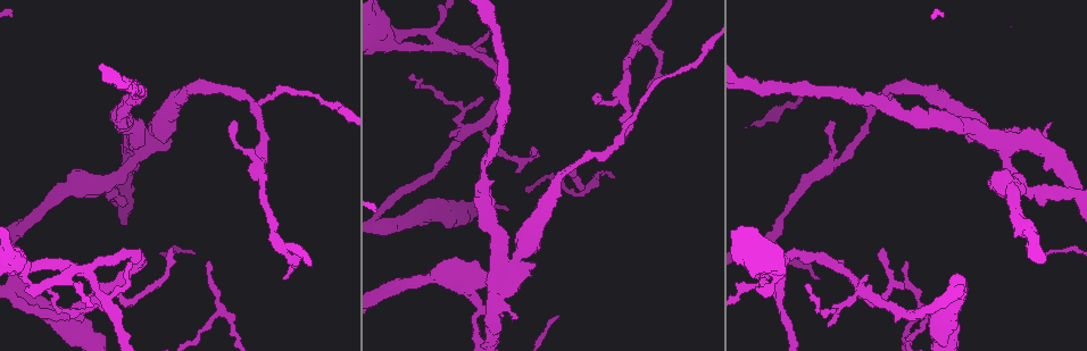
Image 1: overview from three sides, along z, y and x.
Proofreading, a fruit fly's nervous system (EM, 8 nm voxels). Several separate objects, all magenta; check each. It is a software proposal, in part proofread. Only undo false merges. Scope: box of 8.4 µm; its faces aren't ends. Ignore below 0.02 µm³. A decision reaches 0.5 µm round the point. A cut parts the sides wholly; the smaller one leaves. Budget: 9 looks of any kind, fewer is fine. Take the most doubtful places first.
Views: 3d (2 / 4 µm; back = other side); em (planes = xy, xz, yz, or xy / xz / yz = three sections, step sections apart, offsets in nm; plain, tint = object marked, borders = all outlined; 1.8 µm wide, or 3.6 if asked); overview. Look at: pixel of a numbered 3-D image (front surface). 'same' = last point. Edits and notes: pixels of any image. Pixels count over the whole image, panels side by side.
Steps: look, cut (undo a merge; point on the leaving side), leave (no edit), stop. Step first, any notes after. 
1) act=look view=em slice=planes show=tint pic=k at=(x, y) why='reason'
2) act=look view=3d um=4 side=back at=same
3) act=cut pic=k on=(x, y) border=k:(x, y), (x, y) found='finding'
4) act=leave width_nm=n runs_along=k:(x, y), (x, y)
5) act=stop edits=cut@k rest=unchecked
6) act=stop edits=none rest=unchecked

act=look view=3d um=4 pic=1 at=(85, 268) why='four arms meet'

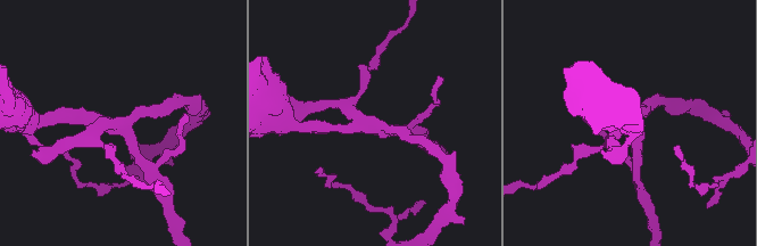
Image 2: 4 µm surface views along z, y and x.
act=look view=em um=3.6 slice=planes show=tint pic=2 at=(374, 128)

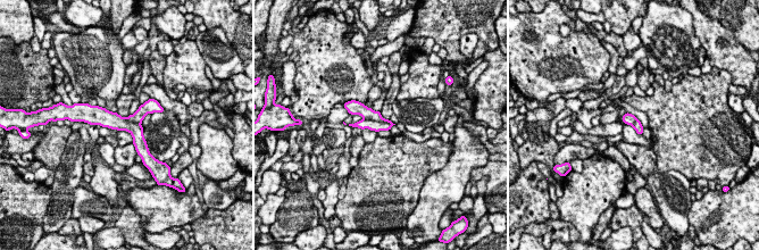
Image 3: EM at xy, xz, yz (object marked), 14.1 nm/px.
act=cut pic=3 on=(363, 124) width_nm=160 part_leaving=3:(94, 117), (127, 125), (144, 150) found='a second cell is stuck on'

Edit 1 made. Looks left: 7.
act=look view=overview

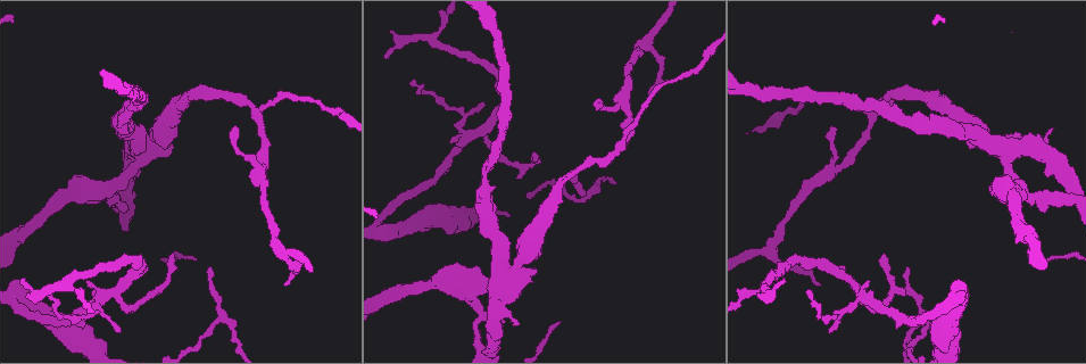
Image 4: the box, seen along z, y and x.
act=look view=em slice=planes show=tint pic=4 at=(1004, 151) why='four arms meet'

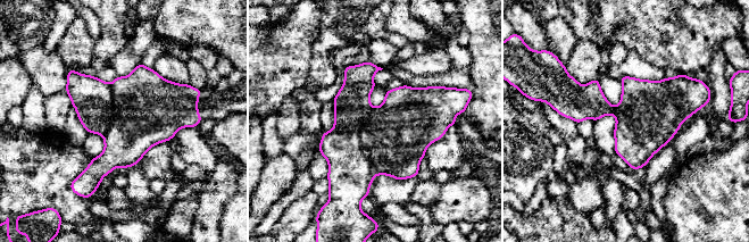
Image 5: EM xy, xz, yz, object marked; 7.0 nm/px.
act=cut pic=5 on=(350, 173) part_leaving=5:(367, 65), (350, 114), (363, 188) found='two cells meet here'

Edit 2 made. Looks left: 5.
act=look view=overview

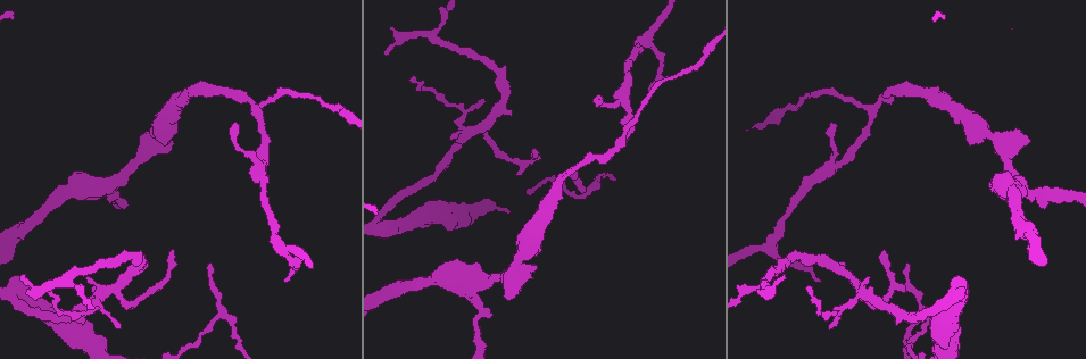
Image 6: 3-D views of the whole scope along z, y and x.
act=look view=em slice=planes show=tint pic=6 at=(479, 129) why='four-way junction'

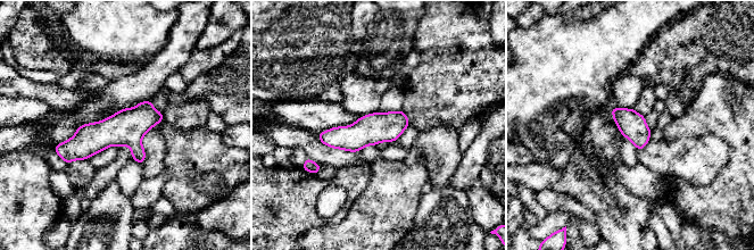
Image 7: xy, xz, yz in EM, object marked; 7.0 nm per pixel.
act=leave width_nm=190 found='one cell here'

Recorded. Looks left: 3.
act=stop edits=cut@3,cut@5 rest=unchecked

